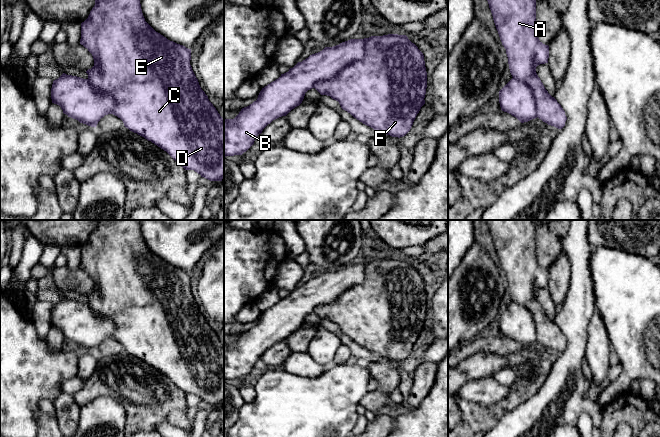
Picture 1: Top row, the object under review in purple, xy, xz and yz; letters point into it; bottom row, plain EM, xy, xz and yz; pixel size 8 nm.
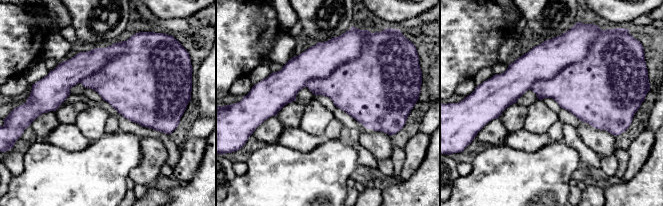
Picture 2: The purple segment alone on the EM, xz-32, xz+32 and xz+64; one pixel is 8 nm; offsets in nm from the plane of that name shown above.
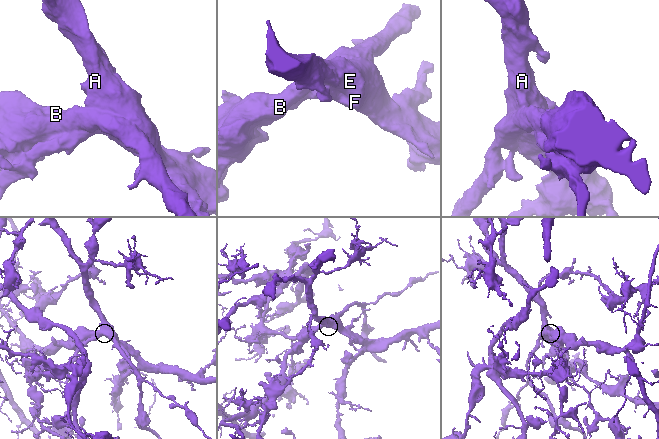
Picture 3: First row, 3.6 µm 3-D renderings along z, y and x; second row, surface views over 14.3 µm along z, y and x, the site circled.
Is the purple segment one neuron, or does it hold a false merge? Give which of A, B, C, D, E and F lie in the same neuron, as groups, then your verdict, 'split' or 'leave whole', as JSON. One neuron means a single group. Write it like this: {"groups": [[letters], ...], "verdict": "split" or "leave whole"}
{"groups": [["A", "C", "D", "E", "F"], ["B"]], "verdict": "split"}

